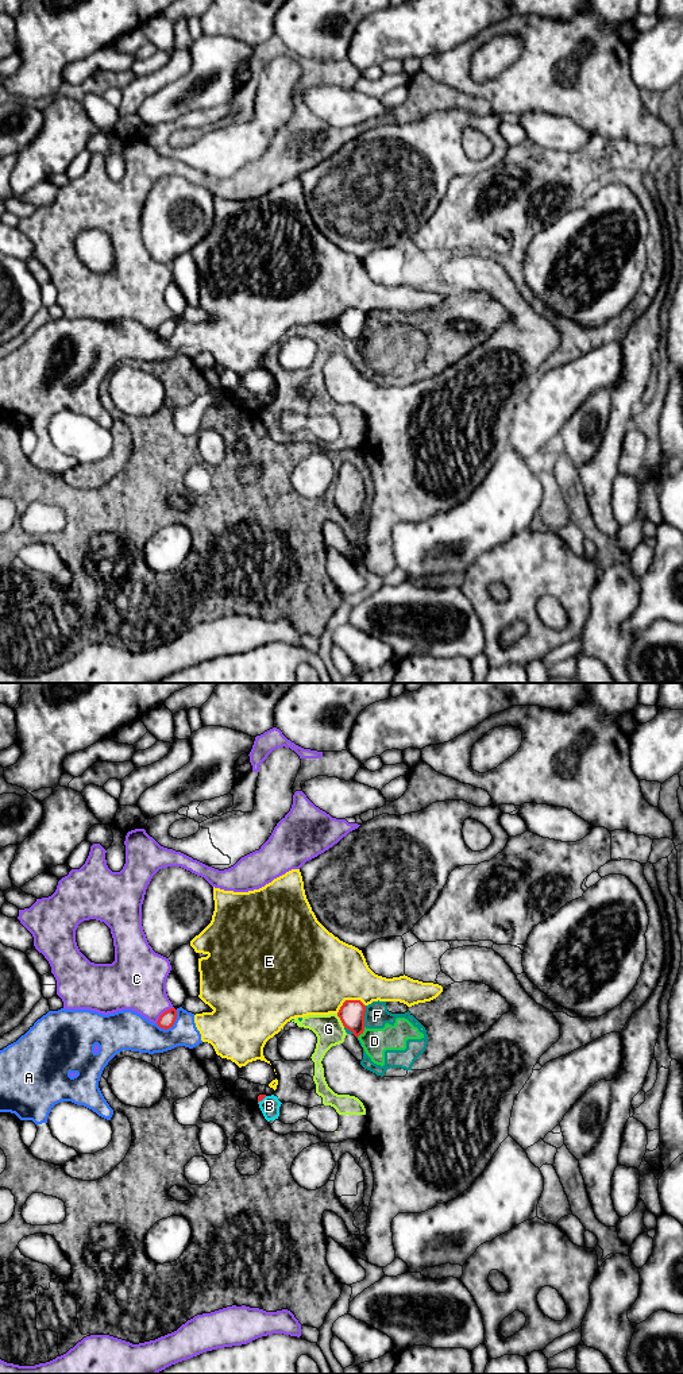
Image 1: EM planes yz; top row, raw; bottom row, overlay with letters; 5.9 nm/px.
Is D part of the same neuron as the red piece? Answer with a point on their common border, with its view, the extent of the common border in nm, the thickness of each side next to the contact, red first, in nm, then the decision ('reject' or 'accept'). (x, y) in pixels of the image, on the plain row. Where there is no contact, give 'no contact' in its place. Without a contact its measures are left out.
yz (361, 342) | 80 nm | 150/160 nm | reject

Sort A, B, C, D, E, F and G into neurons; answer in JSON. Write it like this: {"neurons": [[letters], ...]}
{"neurons": [["A", "E"], ["B", "D", "F", "G"], ["C"]]}

